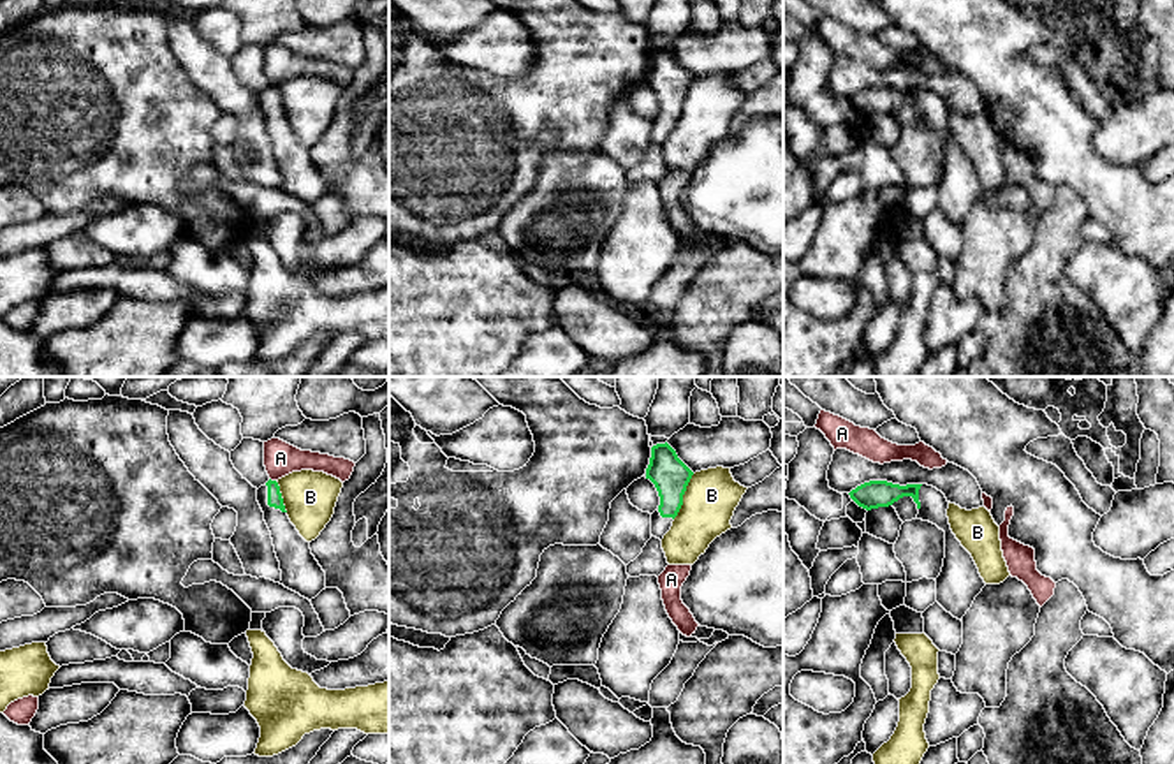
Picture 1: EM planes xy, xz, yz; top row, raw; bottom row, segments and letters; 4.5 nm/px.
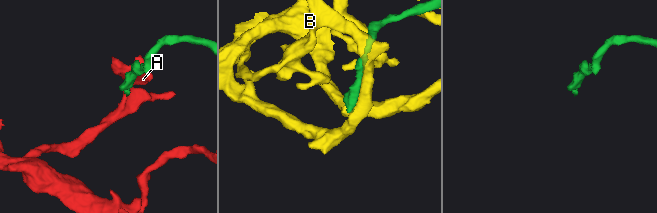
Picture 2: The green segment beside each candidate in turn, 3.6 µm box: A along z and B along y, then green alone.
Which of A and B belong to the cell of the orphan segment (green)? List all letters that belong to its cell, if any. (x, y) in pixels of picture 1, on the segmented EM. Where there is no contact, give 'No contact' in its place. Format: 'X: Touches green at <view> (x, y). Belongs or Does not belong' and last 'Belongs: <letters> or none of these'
A: Touches green at xy (273, 481). Does not belong
B: Touches green at xz (682, 497). Does not belong
Belongs: none of these

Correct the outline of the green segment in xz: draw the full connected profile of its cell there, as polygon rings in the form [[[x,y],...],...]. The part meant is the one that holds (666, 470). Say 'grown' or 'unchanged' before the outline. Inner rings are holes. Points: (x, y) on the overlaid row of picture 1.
grown; [[[665,442],[651,447],[646,479],[649,479],[660,496],[658,509],[651,514],[651,535],[664,539],[683,505],[683,495],[693,472],[678,458]]]

